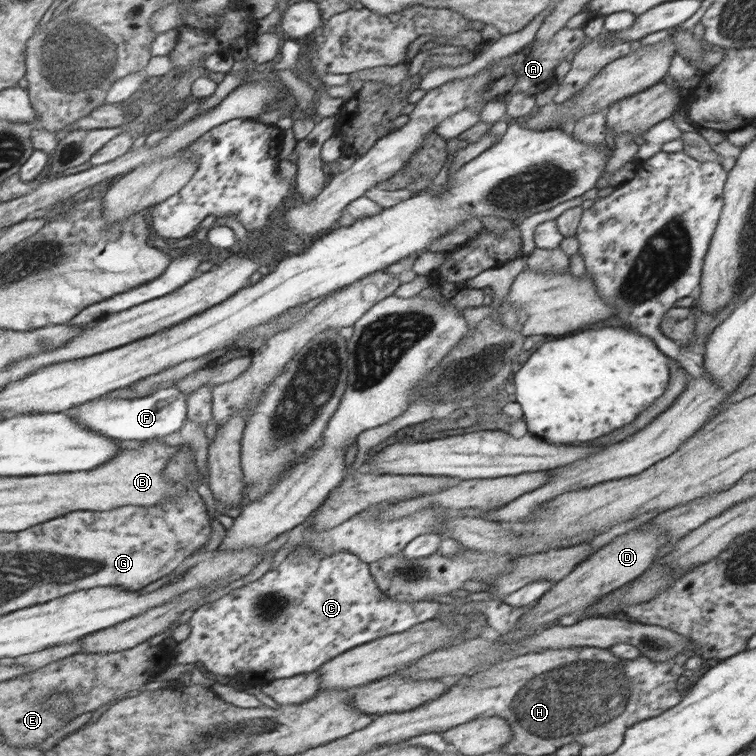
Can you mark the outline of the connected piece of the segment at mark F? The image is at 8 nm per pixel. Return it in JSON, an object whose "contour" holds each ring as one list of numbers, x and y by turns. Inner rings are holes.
{"contour":[[173,386,162,388,155,394,143,398,122,399,101,396,70,412,78,423,87,425,103,436,119,439,121,442,147,442,169,436,185,426,185,419,188,416,188,399,185,399,185,393]]}

